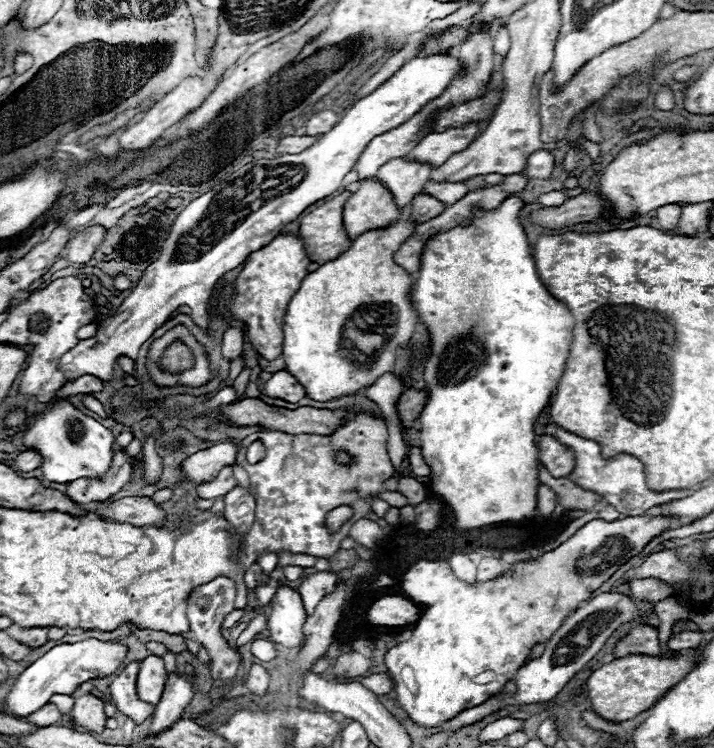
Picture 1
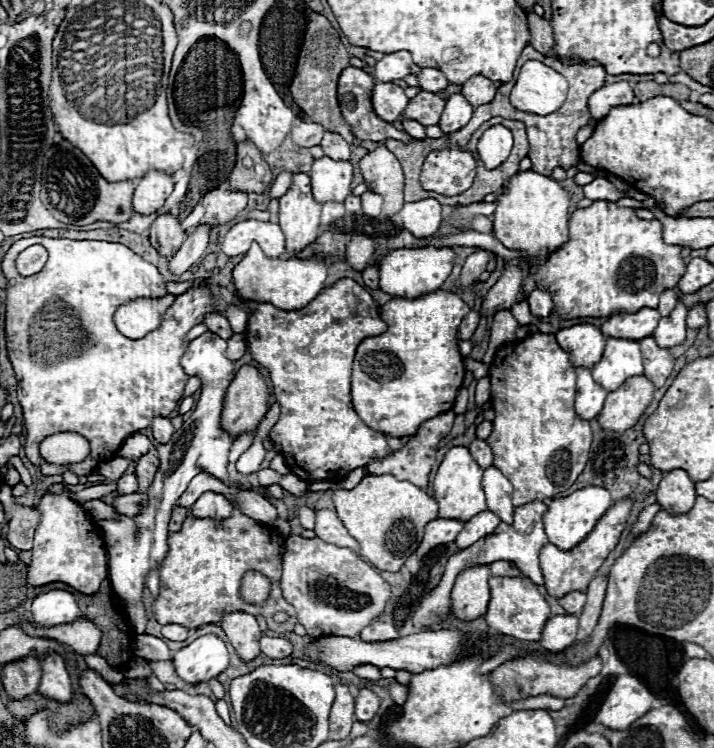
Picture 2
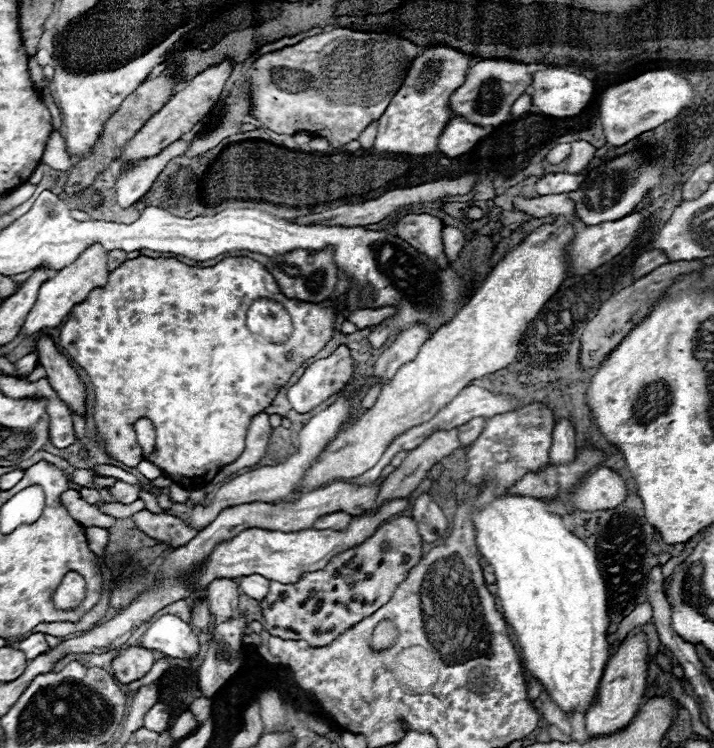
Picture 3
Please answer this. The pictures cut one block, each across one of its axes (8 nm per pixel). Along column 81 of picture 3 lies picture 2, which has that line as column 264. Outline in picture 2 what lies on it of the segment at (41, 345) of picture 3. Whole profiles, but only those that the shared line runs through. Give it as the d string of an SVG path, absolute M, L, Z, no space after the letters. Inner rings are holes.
M246 364L238 370L228 386L222 428L232 436L256 430L264 414L268 412L268 384L260 370Z

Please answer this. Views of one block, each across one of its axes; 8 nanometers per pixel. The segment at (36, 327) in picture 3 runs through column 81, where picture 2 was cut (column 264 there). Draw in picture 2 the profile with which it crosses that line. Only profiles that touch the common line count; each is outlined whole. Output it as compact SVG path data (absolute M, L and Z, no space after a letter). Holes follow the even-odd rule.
M252 244L244 260L236 264L232 270L236 296L242 302L268 302L280 310L300 310L308 306L324 288L326 266L328 266L326 258L310 258L310 260L268 258L258 244Z

